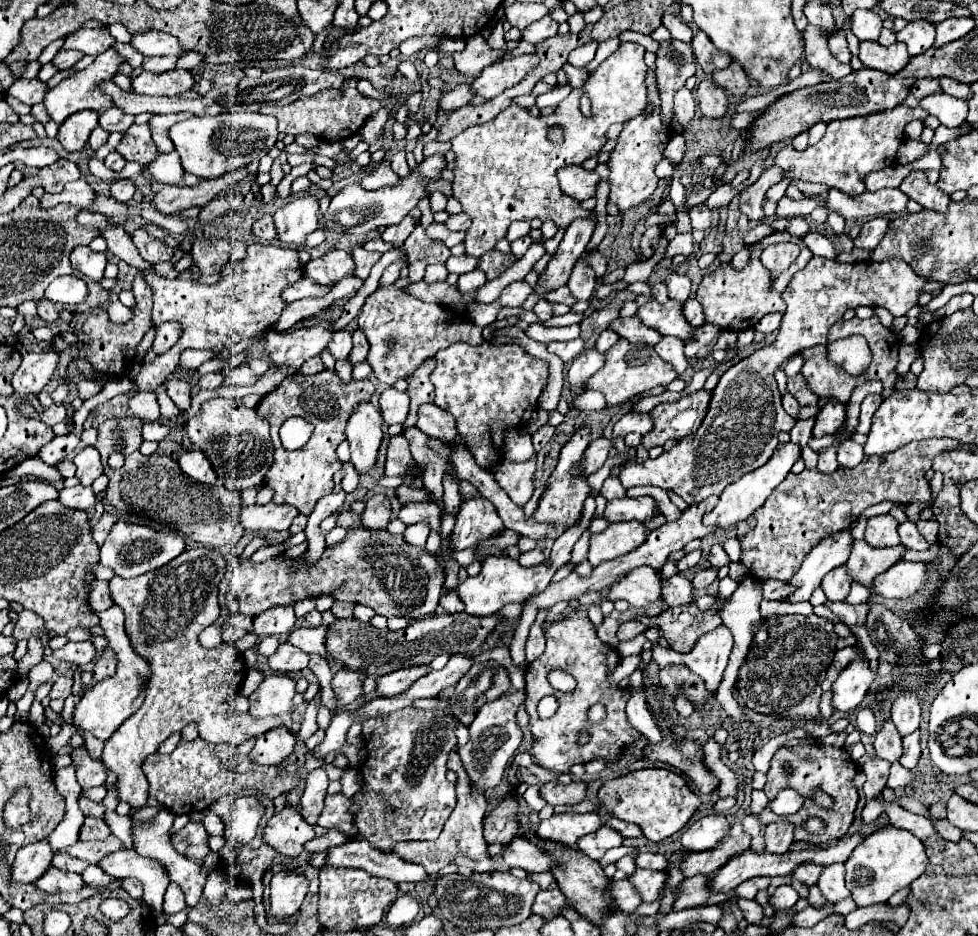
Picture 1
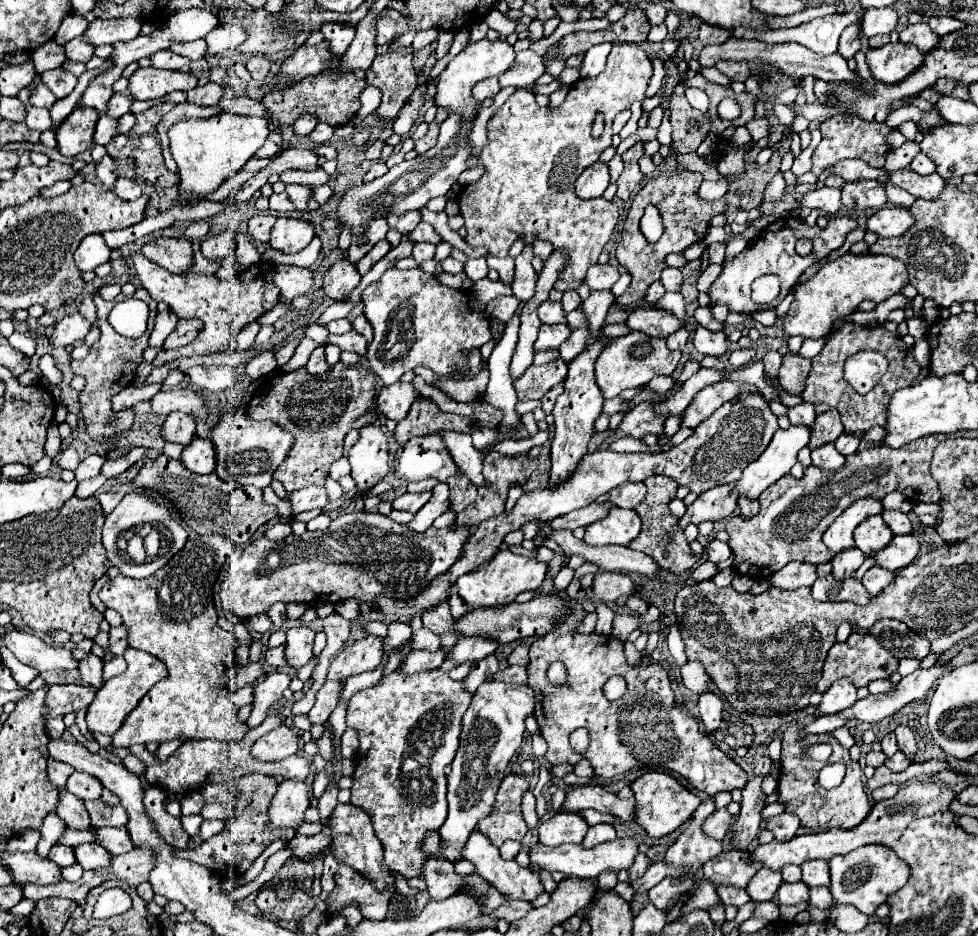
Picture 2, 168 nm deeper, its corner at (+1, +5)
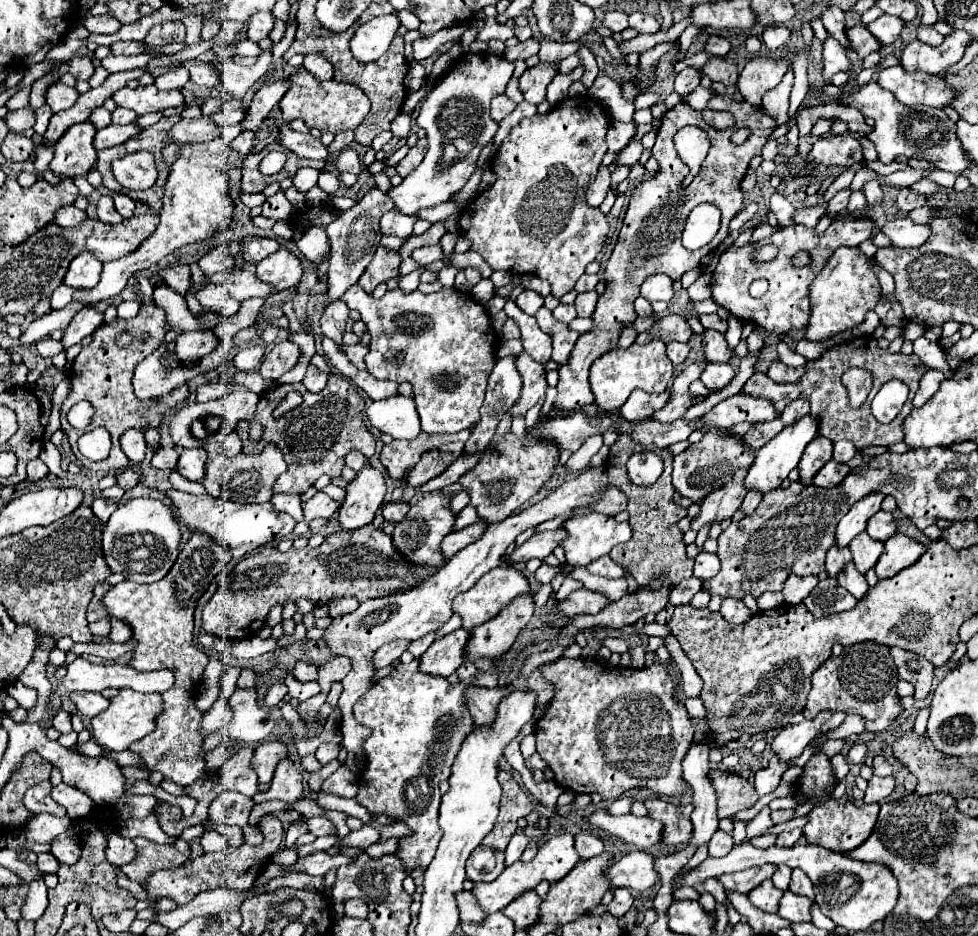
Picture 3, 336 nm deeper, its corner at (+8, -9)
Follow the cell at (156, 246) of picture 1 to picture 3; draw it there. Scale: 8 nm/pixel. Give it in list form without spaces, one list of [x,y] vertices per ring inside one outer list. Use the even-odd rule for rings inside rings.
[[[186,264],[176,266],[164,266],[158,270],[158,274],[164,278],[166,286],[170,286],[178,294],[186,294],[190,288],[190,268]]]

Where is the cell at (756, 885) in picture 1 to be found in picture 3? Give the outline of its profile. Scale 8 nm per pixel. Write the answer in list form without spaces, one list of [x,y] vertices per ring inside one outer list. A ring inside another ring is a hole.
[[[772,880],[762,882],[762,886],[756,886],[750,894],[748,894],[750,902],[764,910],[764,912],[778,912],[778,900],[782,898],[782,890],[778,890]]]

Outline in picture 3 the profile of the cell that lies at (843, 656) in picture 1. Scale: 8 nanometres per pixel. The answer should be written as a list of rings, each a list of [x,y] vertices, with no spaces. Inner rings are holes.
[[[872,642],[844,646],[838,658],[828,658],[812,674],[812,690],[804,708],[804,718],[814,718],[820,710],[830,708],[834,712],[844,710],[848,714],[860,714],[866,720],[868,732],[880,732],[902,712],[896,694],[896,666],[888,658],[888,648]]]

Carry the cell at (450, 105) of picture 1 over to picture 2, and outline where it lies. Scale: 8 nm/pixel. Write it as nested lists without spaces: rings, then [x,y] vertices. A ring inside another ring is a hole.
[[[489,78],[489,80],[479,82],[479,84],[473,88],[473,96],[483,102],[485,98],[495,98],[495,94],[497,94],[499,90],[501,90],[499,80],[497,80],[497,78]]]

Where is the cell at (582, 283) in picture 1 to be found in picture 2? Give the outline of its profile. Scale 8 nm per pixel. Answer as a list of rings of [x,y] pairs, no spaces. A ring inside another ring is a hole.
[[[613,44],[613,50],[607,58],[605,70],[597,78],[581,78],[573,84],[563,104],[557,108],[538,106],[535,96],[525,90],[517,89],[515,94],[509,96],[509,100],[491,116],[489,120],[489,146],[481,150],[481,162],[485,164],[487,172],[485,176],[469,184],[459,194],[459,208],[461,216],[465,218],[467,228],[467,244],[471,246],[485,246],[489,252],[497,258],[505,258],[511,244],[517,238],[523,238],[525,244],[531,244],[535,240],[547,240],[553,244],[555,250],[565,252],[569,262],[565,264],[561,272],[563,282],[581,282],[585,278],[585,272],[589,266],[597,264],[597,258],[603,250],[603,246],[609,242],[615,224],[617,224],[617,206],[609,200],[581,200],[573,192],[573,184],[577,180],[577,174],[581,174],[585,168],[593,166],[601,152],[611,146],[611,124],[613,118],[629,108],[635,100],[645,100],[645,90],[649,84],[649,78],[653,74],[653,66],[647,58],[647,54],[635,46],[635,44]],[[597,112],[605,118],[605,132],[599,140],[591,136],[591,124],[597,116]]]

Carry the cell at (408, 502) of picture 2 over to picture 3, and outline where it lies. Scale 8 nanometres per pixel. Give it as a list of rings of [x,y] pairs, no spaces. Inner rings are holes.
[[[392,502],[392,504],[386,504],[386,506],[382,508],[382,516],[384,516],[388,522],[398,524],[398,522],[402,522],[402,520],[406,518],[408,510],[410,510],[410,506],[408,506],[406,502]]]

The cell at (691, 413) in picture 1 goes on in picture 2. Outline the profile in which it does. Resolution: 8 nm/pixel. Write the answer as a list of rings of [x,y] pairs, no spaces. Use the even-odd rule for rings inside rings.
[[[731,380],[707,386],[701,392],[697,392],[697,396],[693,398],[693,402],[689,404],[689,408],[687,408],[687,412],[685,412],[683,420],[681,420],[681,426],[695,428],[707,416],[711,416],[717,408],[721,408],[725,402],[731,402],[731,400],[735,400],[741,394],[753,394],[753,392],[761,394],[761,390],[755,384],[731,382]]]

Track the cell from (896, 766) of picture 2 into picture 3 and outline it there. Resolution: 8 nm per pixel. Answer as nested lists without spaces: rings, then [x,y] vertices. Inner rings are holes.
[[[872,776],[870,782],[868,782],[868,788],[866,788],[864,802],[866,802],[866,804],[880,802],[880,800],[884,800],[892,790],[894,790],[894,776],[886,776],[886,778]]]

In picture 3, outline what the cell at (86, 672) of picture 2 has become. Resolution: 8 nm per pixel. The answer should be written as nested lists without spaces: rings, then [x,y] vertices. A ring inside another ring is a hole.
[[[70,692],[70,700],[88,718],[94,718],[94,714],[100,714],[108,706],[108,700],[98,692]]]

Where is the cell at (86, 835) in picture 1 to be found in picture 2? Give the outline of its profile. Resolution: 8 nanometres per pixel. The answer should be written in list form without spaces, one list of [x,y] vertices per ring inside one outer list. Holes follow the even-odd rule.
[[[59,790],[57,814],[65,820],[65,824],[69,828],[87,828],[89,826],[89,814],[85,810],[83,800],[77,798],[77,796],[73,796],[67,790]]]

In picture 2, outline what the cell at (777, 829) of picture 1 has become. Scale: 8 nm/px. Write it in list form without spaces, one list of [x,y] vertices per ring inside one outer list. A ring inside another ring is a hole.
[[[781,814],[781,816],[775,816],[775,818],[769,818],[767,824],[765,824],[769,830],[773,830],[775,834],[775,840],[783,842],[783,840],[791,840],[793,836],[797,836],[801,824],[797,820],[797,816],[793,814]]]

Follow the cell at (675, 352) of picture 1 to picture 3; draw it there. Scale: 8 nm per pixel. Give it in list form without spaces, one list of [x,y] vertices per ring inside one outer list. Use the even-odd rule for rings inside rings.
[[[668,342],[666,344],[666,356],[672,360],[674,366],[678,366],[678,364],[682,364],[686,360],[688,350],[690,350],[690,346],[682,344],[682,342]]]

